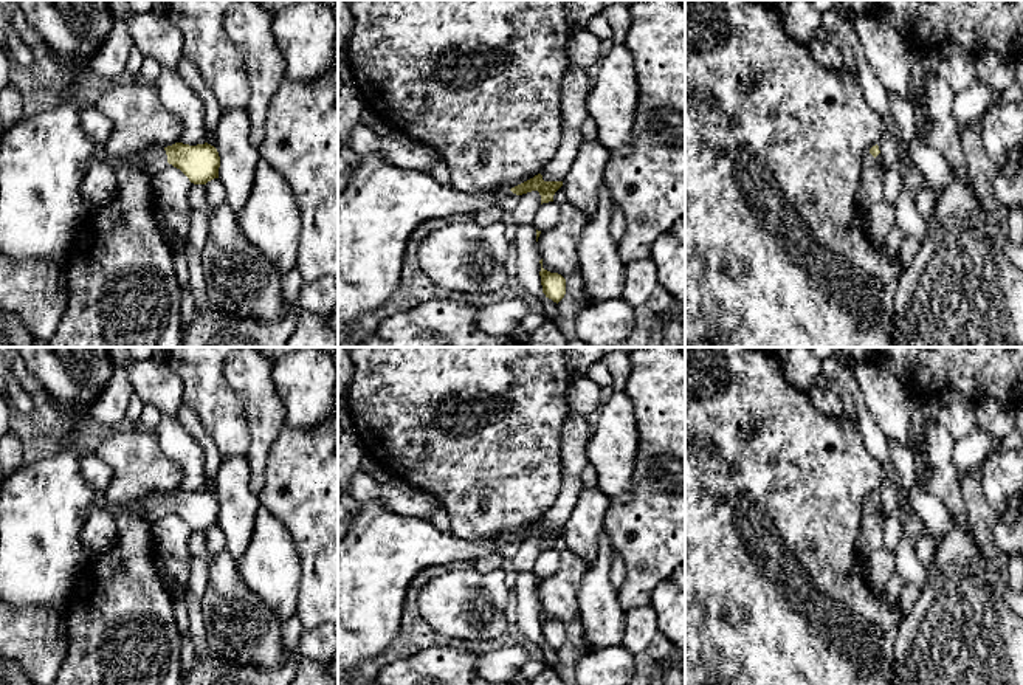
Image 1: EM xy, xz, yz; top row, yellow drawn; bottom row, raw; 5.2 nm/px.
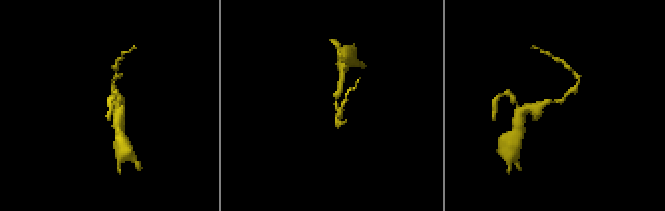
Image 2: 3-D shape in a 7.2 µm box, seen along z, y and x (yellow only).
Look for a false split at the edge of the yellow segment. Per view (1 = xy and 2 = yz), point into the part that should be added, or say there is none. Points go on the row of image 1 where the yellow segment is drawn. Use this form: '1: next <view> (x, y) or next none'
1: next xy (154, 160)
2: next yz (870, 160)

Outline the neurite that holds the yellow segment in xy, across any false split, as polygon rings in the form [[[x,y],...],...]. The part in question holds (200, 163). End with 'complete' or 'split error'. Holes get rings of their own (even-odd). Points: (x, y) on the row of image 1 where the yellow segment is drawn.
[[[175,143],[167,147],[150,147],[141,153],[129,157],[135,169],[149,172],[152,177],[166,169],[167,164],[180,169],[191,183],[206,184],[219,178],[220,157],[214,146],[205,143],[189,146]]]; split error

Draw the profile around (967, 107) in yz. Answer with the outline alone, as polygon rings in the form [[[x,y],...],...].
[[[975,81],[969,88],[955,95],[953,118],[958,124],[978,122],[984,108],[995,99],[1000,104],[1023,102],[1023,90],[1015,84],[998,93],[992,87]]]

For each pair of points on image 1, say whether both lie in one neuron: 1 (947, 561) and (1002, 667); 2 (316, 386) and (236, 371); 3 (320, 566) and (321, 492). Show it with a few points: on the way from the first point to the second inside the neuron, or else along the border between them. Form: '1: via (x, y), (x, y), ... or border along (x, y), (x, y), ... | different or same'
1: via (957, 588), (960, 625), (975, 640) | same
2: border along (270, 364), (273, 385), (285, 413) | different
3: via (321, 547), (321, 510) | same

